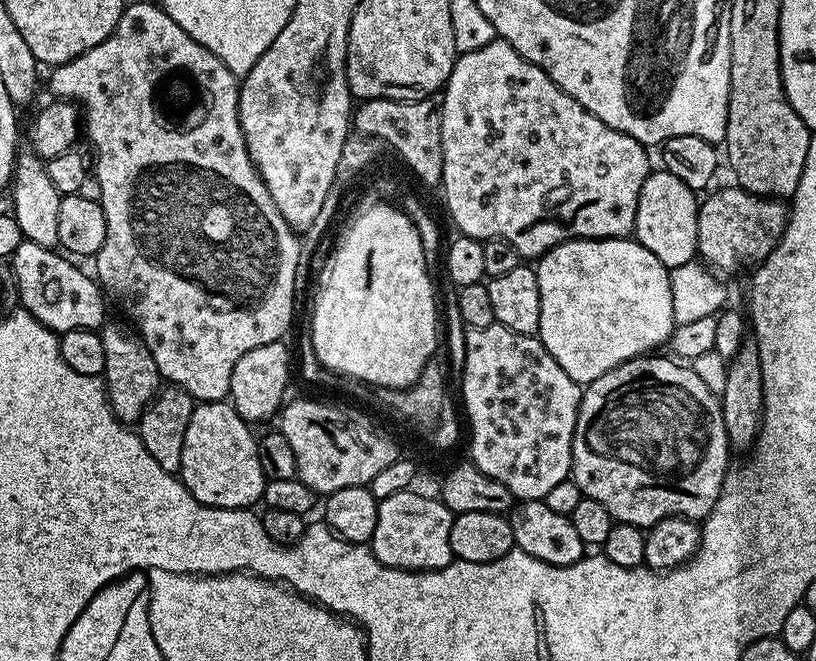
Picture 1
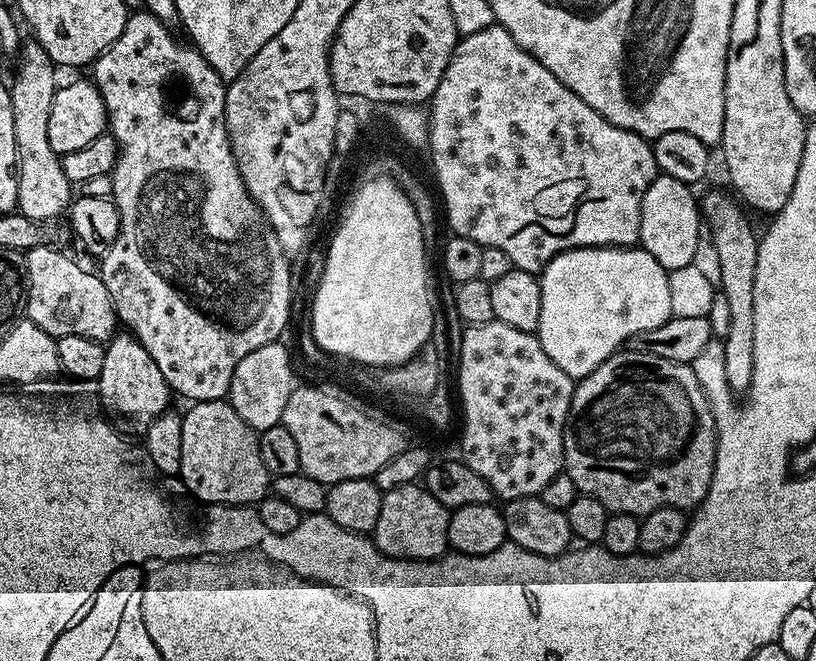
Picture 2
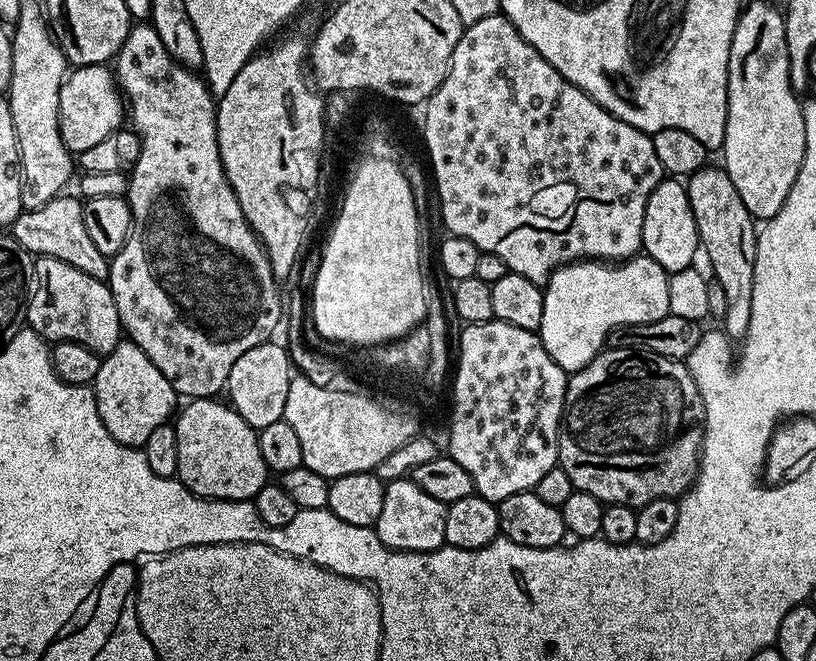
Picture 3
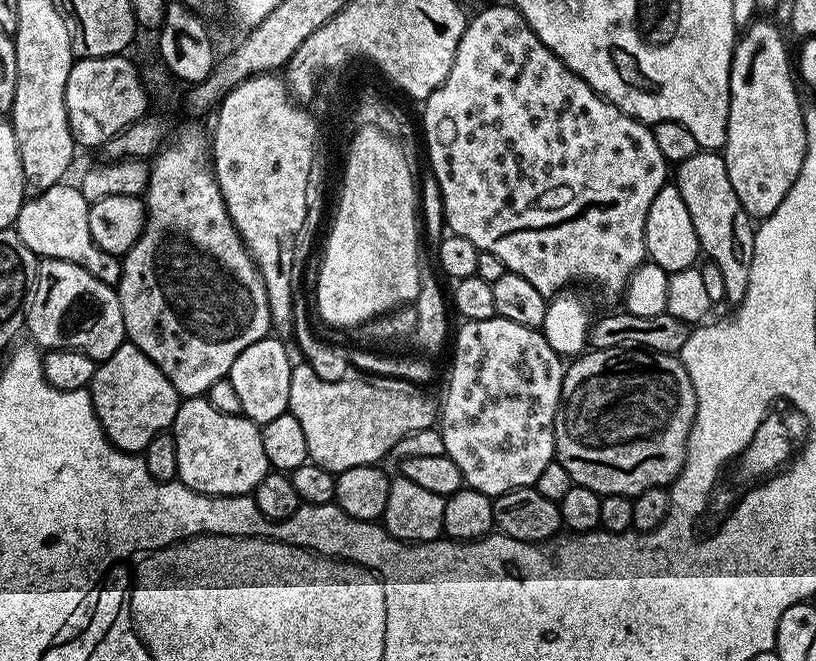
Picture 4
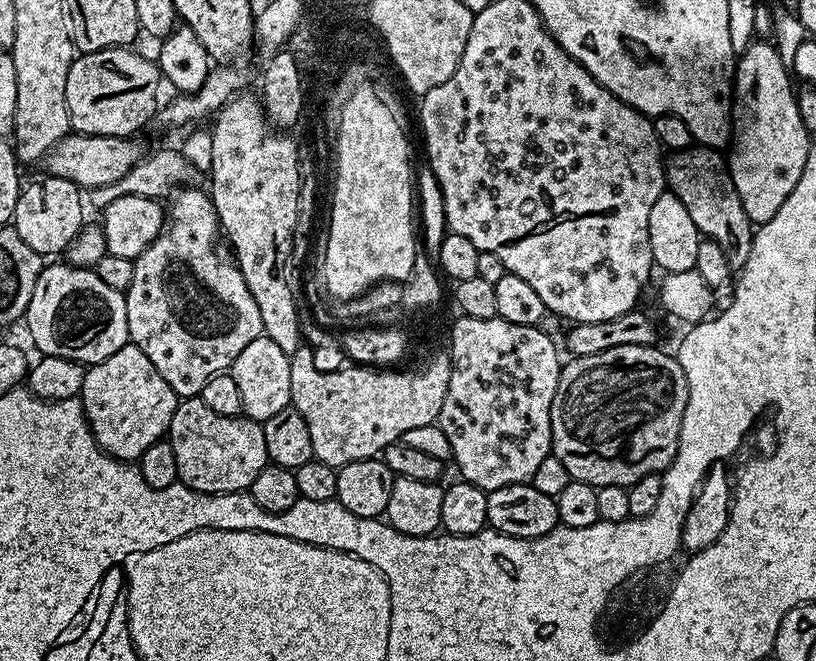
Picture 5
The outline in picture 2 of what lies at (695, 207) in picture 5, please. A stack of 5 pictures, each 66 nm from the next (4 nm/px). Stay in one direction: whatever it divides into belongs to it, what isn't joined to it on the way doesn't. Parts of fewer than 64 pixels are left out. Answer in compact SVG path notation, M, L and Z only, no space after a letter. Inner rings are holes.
M708 192L702 196L702 220L707 231L708 228L712 231L712 248L716 251L716 264L720 267L718 288L726 294L730 309L730 330L722 338L726 382L732 393L744 394L752 385L754 374L754 274L758 236L752 233L749 213L725 192Z

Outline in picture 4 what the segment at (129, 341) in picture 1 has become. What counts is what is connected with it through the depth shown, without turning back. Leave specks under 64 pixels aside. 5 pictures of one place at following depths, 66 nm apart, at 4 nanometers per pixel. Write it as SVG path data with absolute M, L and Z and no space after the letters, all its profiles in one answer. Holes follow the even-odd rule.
M127 342L118 346L110 359L99 361L90 391L96 417L108 441L115 448L137 454L143 453L153 438L171 429L182 399L170 386L166 374L138 346Z

